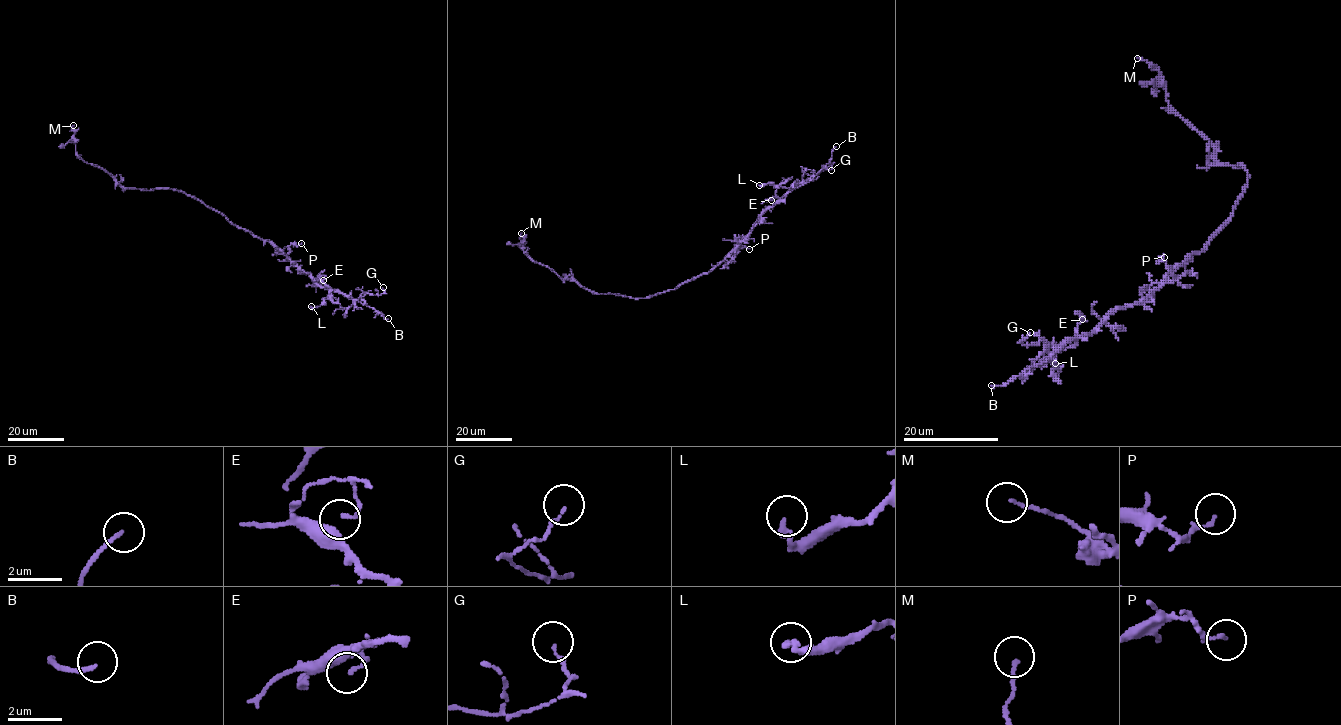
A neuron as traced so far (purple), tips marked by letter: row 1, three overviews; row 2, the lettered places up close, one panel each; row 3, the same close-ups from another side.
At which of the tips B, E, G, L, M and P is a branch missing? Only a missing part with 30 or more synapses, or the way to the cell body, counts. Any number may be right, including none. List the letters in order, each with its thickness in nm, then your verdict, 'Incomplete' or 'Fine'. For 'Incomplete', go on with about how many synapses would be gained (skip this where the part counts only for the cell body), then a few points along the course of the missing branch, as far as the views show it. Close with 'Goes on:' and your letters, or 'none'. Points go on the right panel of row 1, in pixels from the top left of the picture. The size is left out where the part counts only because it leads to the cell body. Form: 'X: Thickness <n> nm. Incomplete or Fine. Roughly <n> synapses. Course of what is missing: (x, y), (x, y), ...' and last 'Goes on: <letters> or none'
B: Thickness 140 nm. Incomplete
E: Thickness 120 nm. Fine
G: Thickness 100 nm. Fine
L: Thickness 200 nm. Fine
M: Thickness 120 nm. Fine
P: Thickness 140 nm. Fine
Goes on: B

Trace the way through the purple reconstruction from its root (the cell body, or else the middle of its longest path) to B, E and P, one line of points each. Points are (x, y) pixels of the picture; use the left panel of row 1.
B: (234, 224), (269, 240), (321, 286), (372, 307), (383, 318), (388, 318)
E: (234, 224), (269, 240), (296, 266), (330, 289), (318, 279), (324, 275), (323, 280)
P: (234, 224), (269, 240), (287, 258), (289, 246), (301, 243)

